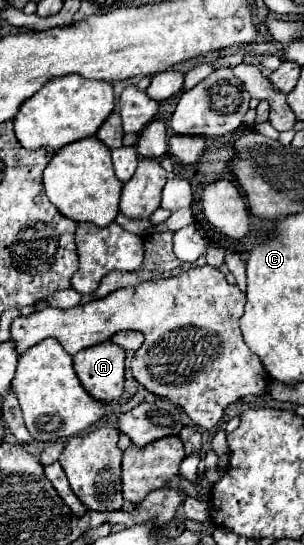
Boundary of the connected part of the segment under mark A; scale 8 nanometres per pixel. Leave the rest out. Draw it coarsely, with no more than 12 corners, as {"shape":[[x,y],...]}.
{"shape":[[110,340],[74,356],[84,390],[108,404],[124,390],[124,348]]}

